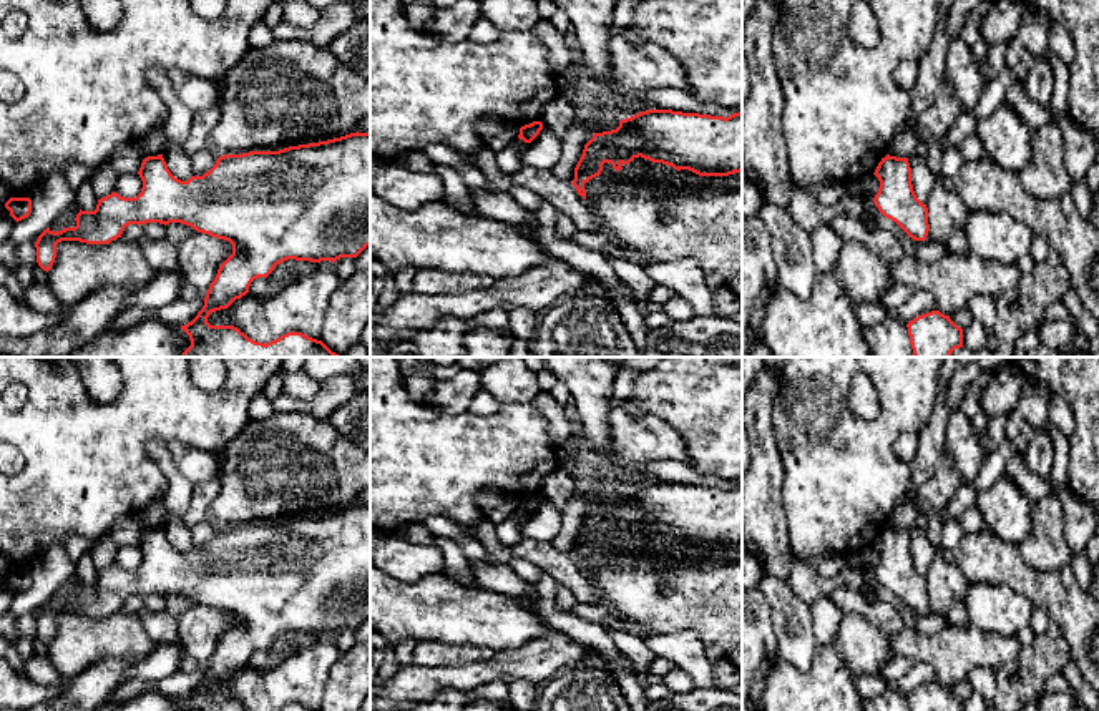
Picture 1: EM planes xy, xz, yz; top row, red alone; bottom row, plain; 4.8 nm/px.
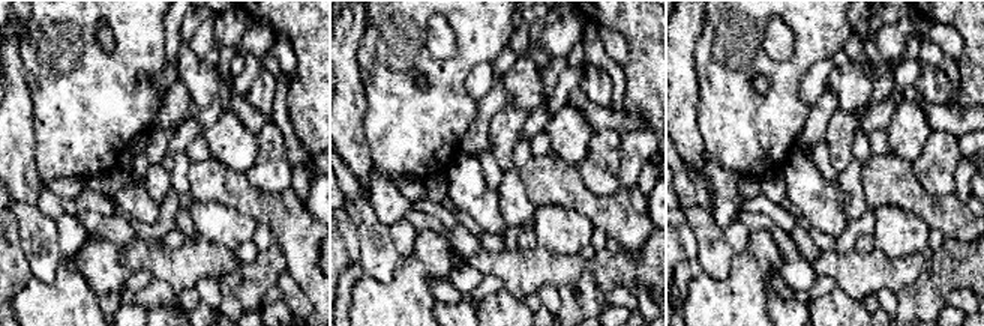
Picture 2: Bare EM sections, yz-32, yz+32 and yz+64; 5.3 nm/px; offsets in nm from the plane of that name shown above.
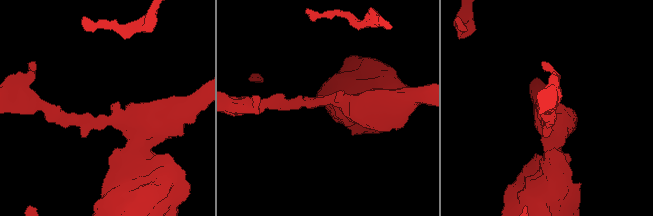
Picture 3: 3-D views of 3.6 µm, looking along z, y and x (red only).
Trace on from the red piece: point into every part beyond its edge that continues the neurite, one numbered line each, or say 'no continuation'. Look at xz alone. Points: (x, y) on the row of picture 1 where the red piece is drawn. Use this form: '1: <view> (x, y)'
no continuation

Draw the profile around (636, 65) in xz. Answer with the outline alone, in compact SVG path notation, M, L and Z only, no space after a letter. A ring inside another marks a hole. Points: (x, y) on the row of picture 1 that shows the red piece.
M623 30L609 43L614 85L626 91L676 88L691 93L681 63L651 42L631 42Z

